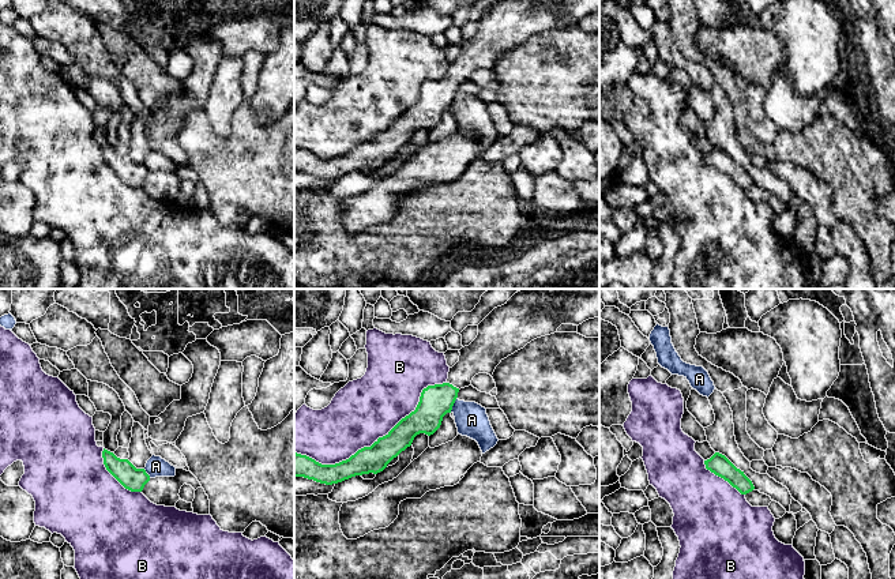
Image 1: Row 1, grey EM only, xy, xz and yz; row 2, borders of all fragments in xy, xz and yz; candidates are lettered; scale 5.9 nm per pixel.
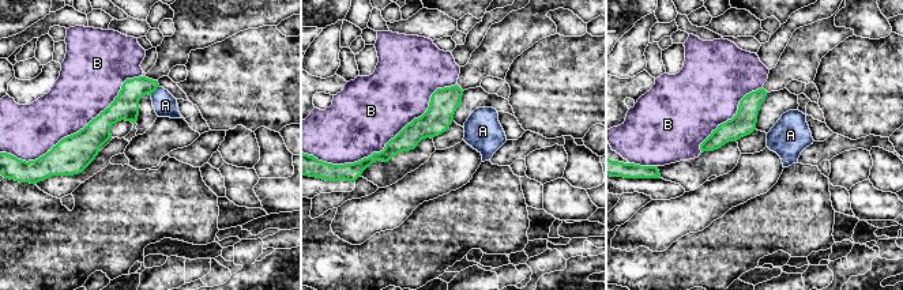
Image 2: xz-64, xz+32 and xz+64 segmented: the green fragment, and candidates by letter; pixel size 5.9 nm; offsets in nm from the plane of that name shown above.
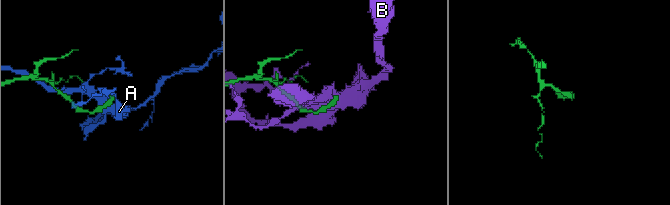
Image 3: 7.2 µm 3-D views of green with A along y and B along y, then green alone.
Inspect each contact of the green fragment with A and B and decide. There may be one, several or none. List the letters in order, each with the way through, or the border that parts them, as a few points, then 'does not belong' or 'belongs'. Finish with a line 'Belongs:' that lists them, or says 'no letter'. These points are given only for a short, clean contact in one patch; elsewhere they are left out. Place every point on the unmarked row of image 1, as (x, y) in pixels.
A: border along xz (457, 91), (450, 106); does not belong
B: does not belong
Belongs: no letter

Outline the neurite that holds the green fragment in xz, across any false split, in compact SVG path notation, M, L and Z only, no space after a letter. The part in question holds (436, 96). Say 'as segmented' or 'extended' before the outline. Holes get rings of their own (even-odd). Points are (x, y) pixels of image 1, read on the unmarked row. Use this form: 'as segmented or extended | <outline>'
as segmented | M450 78L428 80L422 84L414 106L371 142L358 144L339 158L321 159L307 150L294 147L294 172L332 180L356 170L383 166L394 153L411 140L417 129L430 131L440 123L443 112L451 108L458 87L459 83Z

